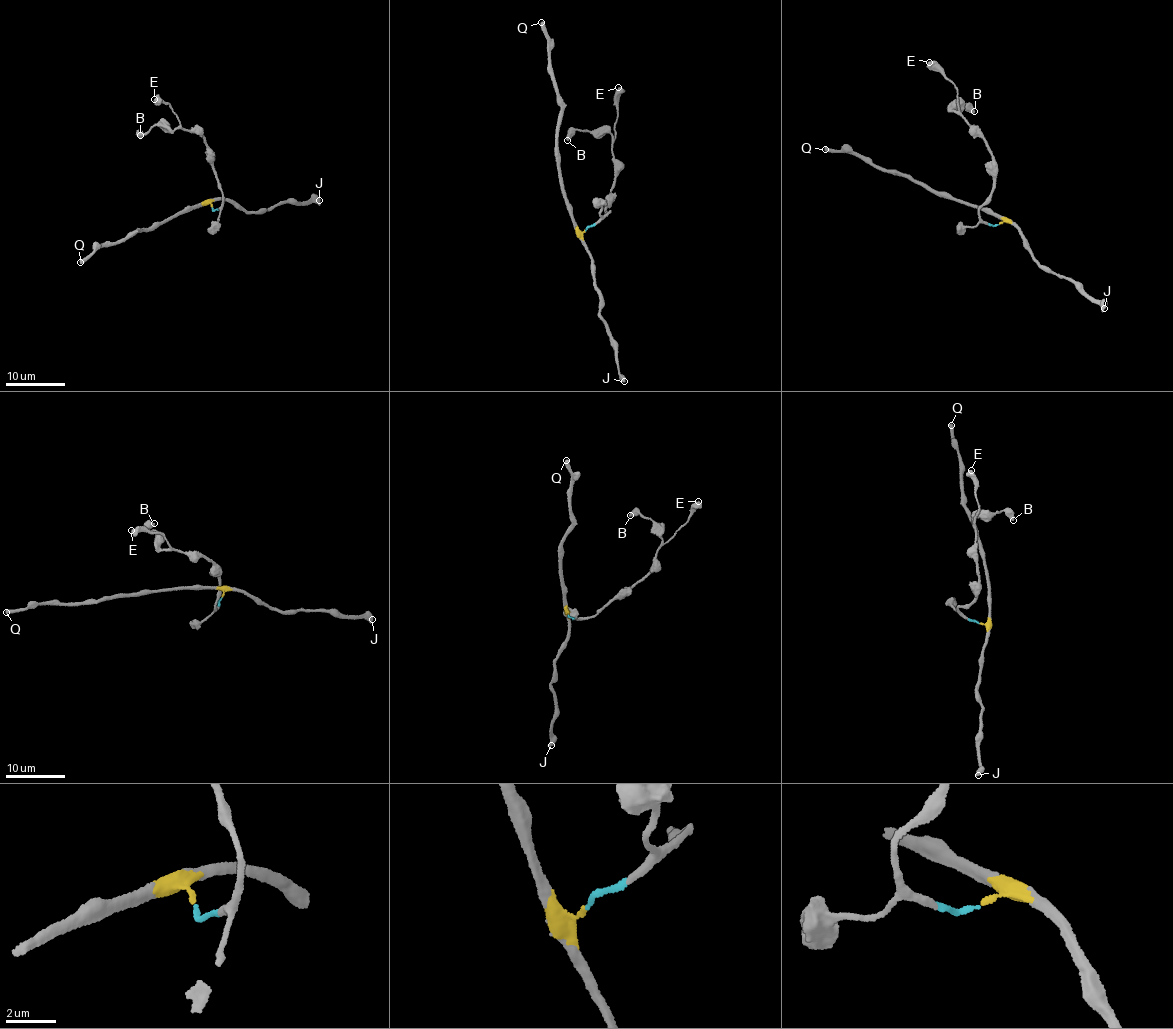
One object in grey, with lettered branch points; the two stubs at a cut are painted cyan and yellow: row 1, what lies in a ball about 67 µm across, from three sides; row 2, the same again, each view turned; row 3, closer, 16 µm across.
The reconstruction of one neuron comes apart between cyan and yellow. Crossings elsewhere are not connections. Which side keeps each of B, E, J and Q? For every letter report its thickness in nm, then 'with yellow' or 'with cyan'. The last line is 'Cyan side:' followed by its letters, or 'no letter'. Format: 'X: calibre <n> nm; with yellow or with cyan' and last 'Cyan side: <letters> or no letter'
B: calibre 500 nm; with cyan
E: calibre 650 nm; with cyan
J: calibre 650 nm; with yellow
Q: calibre 480 nm; with yellow
Cyan side: B, E

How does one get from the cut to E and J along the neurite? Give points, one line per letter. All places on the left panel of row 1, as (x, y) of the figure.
E: (211, 208), (214, 210), (223, 201), (213, 152), (201, 134), (188, 131), (169, 105), (154, 99)
J: (211, 208), (210, 203), (216, 197), (259, 213), (289, 200), (299, 203), (310, 198), (320, 200)

